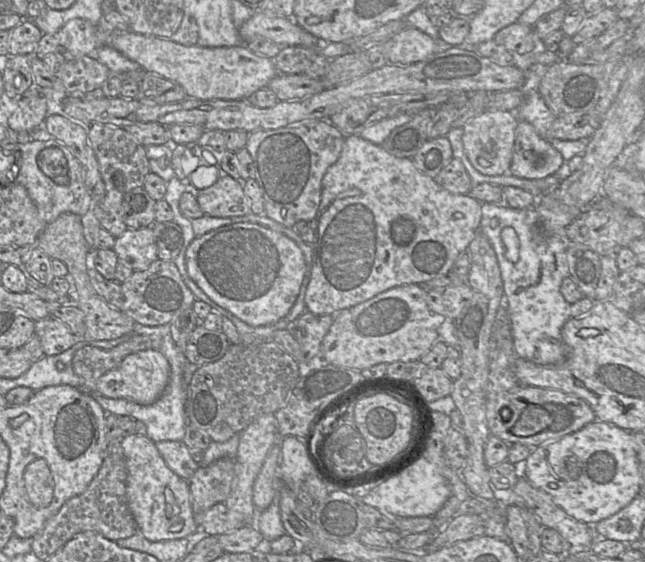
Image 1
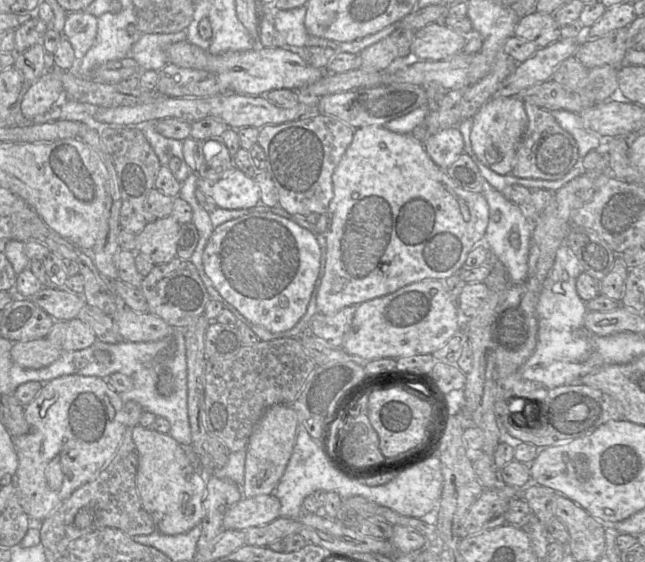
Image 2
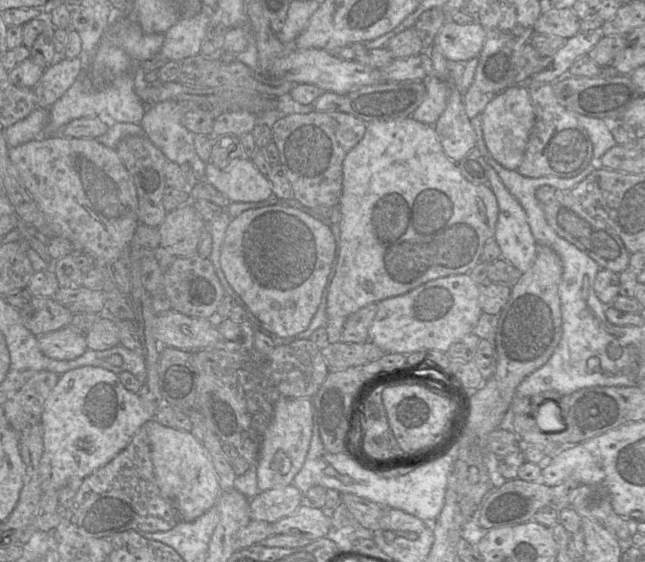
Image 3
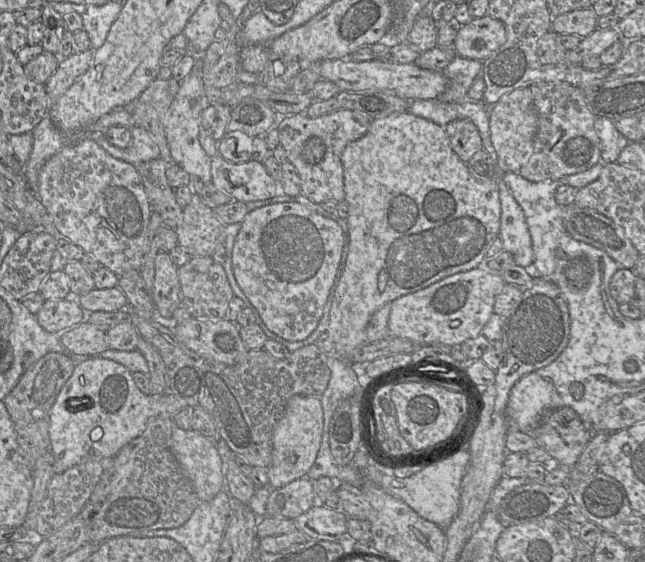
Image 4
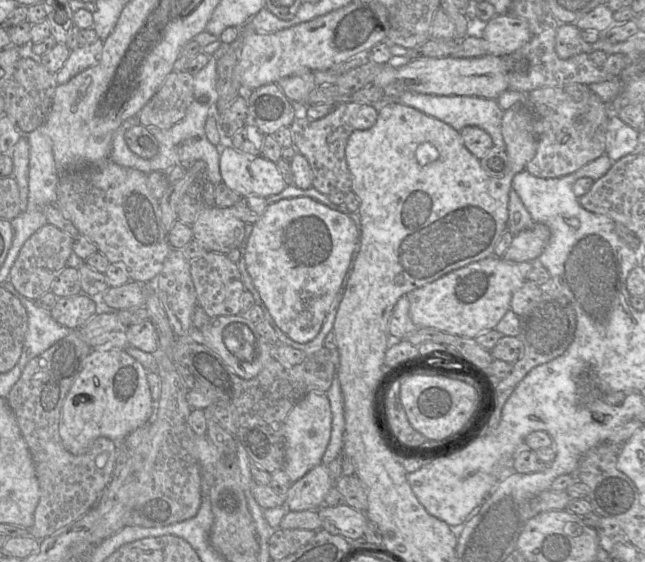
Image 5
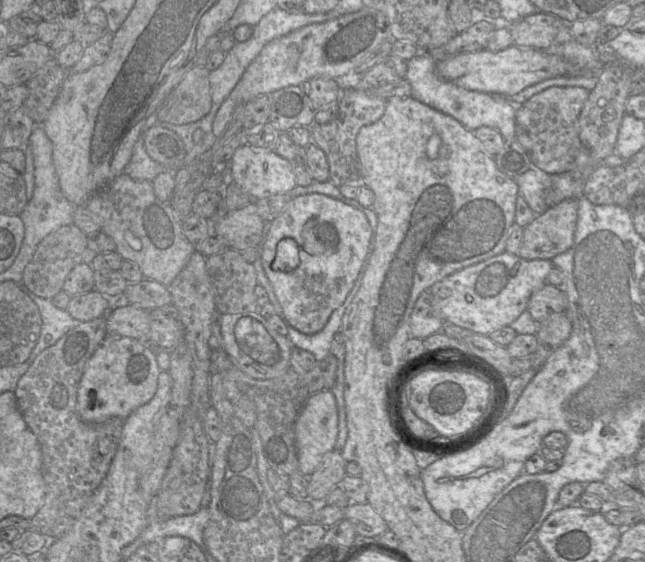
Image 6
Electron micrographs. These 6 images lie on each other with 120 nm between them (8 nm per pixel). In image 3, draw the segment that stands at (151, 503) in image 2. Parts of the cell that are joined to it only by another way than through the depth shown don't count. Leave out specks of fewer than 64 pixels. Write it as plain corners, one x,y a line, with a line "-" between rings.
153,419
143,426
150,440
154,476
162,495
174,503
180,521
196,520
215,506
222,493
208,451
190,431
167,427

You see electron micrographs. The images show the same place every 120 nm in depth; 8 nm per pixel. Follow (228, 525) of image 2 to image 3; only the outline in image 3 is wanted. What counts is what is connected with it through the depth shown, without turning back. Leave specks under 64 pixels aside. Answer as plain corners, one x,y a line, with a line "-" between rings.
294,485
261,492
249,500
252,520
275,523
293,514
303,504
303,494

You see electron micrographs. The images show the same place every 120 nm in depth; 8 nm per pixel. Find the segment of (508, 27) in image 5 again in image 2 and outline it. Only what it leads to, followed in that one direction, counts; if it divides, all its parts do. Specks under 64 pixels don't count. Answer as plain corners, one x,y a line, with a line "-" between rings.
435,22
415,32
410,46
414,60
440,61
463,51
468,36
449,28
444,22

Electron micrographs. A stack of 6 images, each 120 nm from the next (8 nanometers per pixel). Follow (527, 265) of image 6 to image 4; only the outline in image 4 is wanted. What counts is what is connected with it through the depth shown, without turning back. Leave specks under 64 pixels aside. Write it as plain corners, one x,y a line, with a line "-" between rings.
477,267
404,295
392,302
388,321
389,336
405,338
423,346
460,346
481,334
494,313
496,296
505,284
500,273

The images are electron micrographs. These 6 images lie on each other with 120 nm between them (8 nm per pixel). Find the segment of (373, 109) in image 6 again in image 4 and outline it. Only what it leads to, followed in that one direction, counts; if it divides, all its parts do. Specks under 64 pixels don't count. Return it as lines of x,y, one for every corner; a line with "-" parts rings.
341,109
329,114
310,118
306,113
287,115
277,125
280,145
284,148
287,160
296,168
301,181
301,194
314,203
321,204
333,200
341,202
345,198
344,170
341,155
345,147
361,138
369,129
372,120
366,115
349,110

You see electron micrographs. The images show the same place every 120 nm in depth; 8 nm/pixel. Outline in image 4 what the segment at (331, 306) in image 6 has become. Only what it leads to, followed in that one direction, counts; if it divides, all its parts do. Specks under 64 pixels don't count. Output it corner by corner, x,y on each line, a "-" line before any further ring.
297,202
250,210
231,253
233,275
265,326
287,341
305,340
318,326
342,261
345,236
337,221

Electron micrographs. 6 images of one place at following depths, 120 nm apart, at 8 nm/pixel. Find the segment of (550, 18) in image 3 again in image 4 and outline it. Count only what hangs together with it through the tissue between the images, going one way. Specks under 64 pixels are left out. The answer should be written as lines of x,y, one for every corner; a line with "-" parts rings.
592,8
578,9
553,17
551,30
585,37
598,28
597,20
598,16

